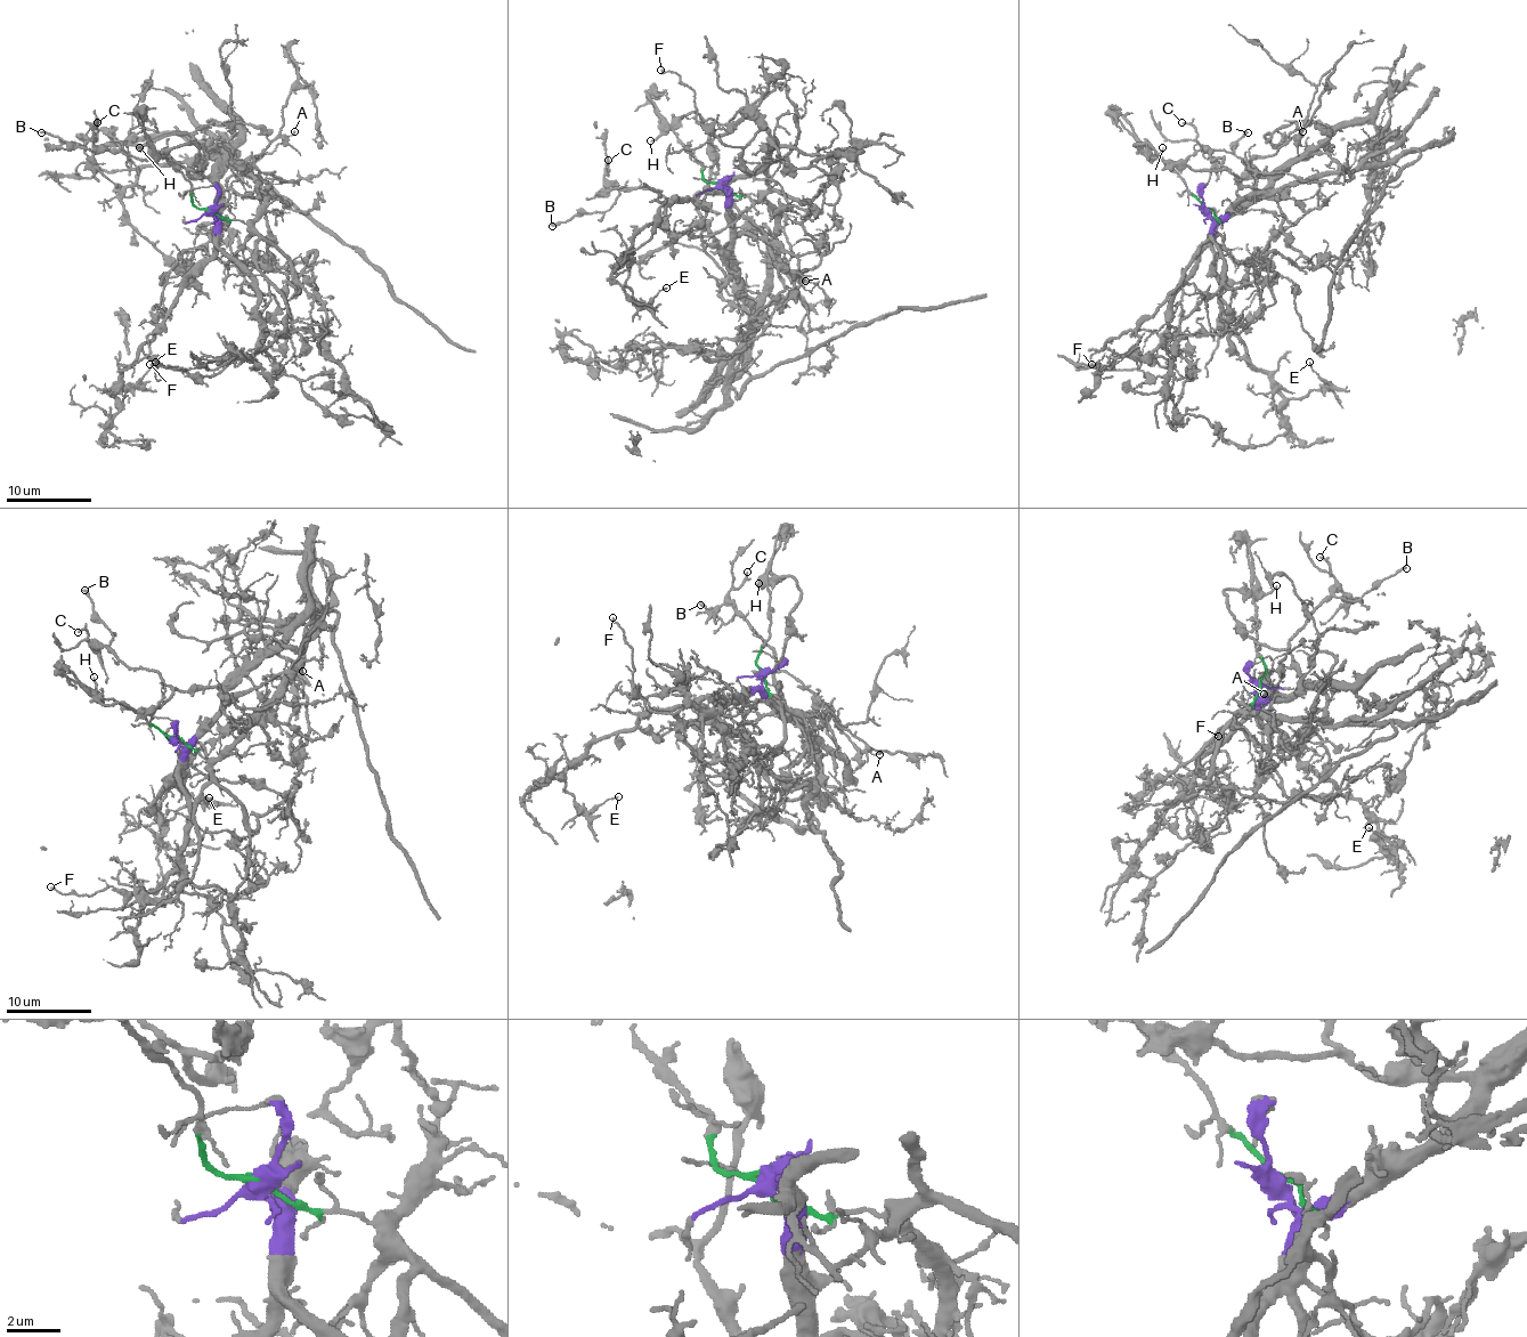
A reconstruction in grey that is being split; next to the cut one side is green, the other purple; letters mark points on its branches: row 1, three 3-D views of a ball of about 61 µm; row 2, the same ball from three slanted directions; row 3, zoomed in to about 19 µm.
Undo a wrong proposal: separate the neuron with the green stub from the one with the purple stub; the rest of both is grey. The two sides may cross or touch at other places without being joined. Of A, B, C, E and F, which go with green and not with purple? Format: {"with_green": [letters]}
{"with_green": []}

